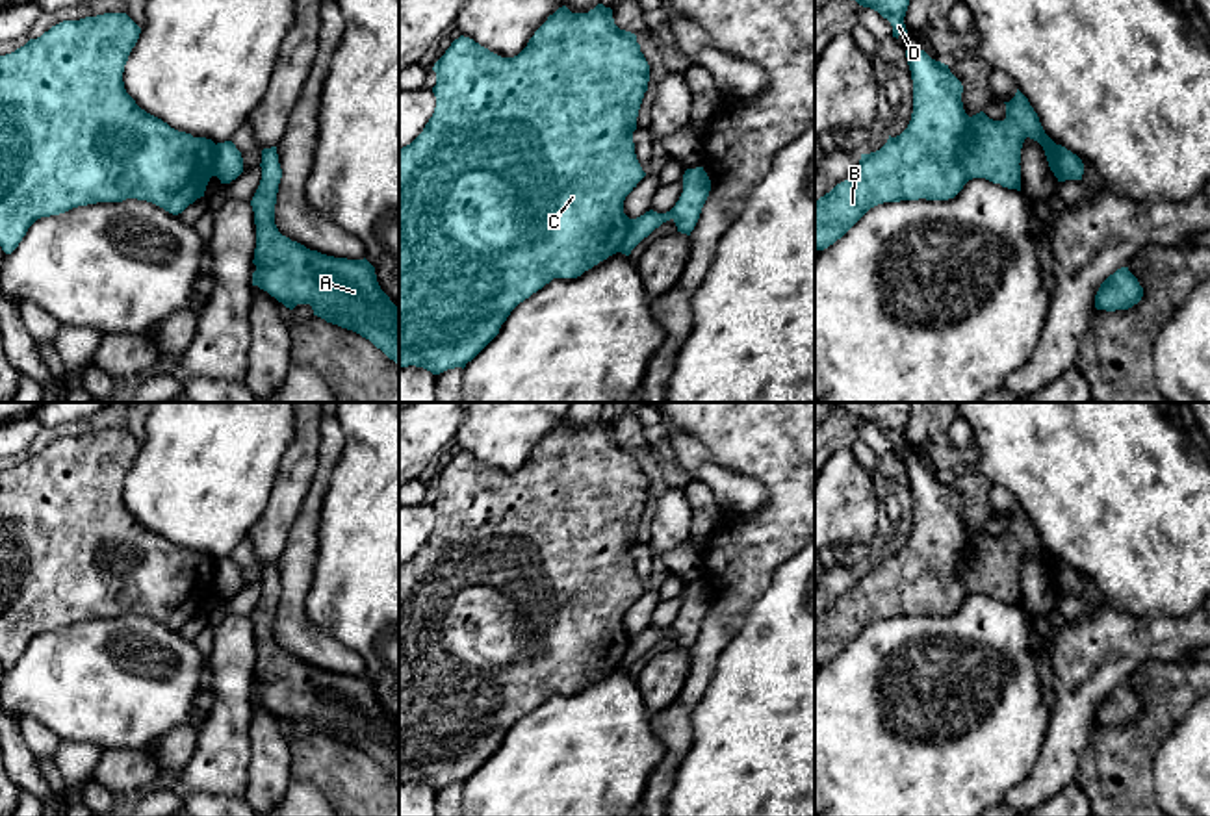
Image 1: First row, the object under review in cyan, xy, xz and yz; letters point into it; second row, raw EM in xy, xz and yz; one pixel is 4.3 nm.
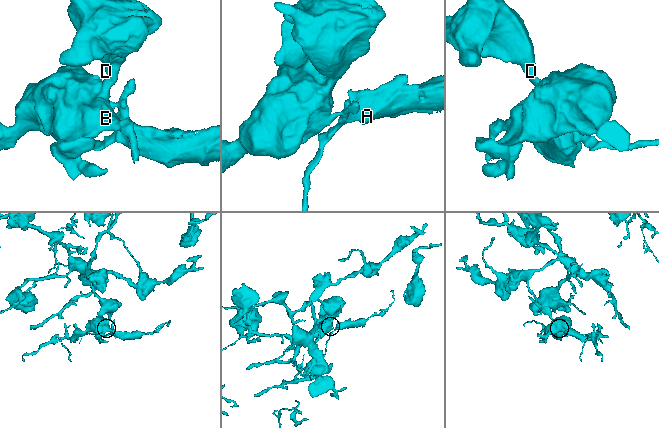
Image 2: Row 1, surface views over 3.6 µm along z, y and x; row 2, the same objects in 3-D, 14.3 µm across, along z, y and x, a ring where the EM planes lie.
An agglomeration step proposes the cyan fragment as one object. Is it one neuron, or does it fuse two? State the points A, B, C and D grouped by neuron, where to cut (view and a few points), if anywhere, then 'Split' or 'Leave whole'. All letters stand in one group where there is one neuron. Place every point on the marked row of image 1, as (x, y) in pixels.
Groups: A / B C D. Split along xz (631, 219), (618, 251). Split

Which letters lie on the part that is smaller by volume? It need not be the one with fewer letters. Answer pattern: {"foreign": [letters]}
{"foreign": ["A"]}

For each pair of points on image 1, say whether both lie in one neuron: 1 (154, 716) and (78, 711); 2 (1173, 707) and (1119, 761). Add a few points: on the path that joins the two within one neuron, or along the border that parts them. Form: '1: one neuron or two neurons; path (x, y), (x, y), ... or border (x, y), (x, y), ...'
1: one neuron; path (136, 711), (97, 711)
2: one neuron; path (1160, 720), (1132, 748)

